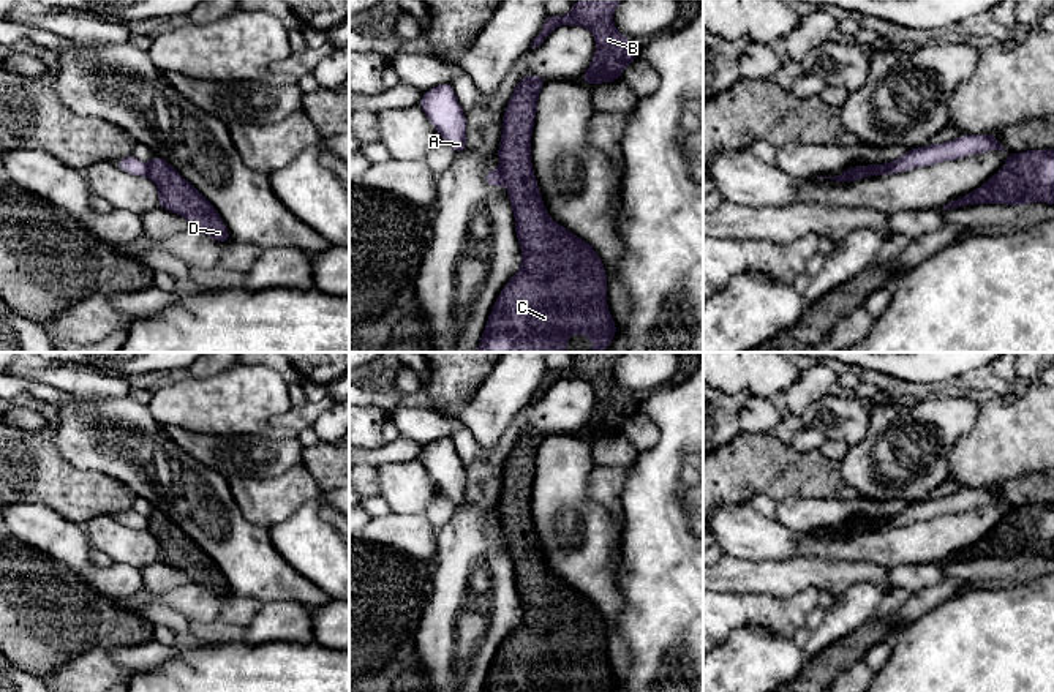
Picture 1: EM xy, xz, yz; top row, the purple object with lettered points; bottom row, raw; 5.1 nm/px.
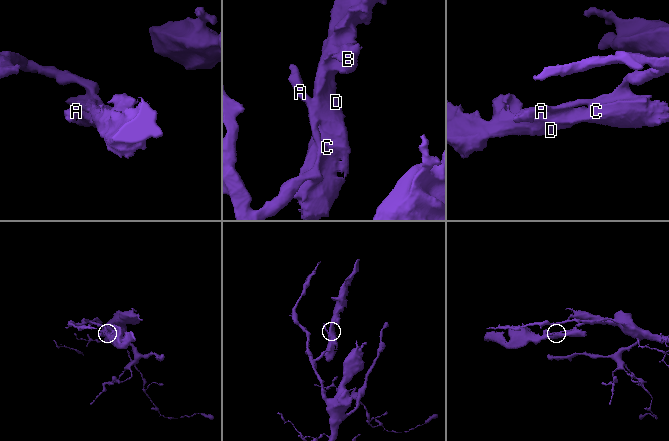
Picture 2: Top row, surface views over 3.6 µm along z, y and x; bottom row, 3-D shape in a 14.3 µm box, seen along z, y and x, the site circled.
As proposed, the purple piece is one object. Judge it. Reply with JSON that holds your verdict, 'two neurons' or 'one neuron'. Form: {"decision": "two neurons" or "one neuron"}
{"decision": "two neurons"}

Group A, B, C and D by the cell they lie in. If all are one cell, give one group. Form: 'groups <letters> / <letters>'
groups A / B C D

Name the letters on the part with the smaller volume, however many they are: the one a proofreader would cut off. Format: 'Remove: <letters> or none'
Remove: B, C, D

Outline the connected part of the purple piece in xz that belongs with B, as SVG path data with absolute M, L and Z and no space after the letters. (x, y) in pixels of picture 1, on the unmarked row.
M623 352L575 354L567 368L547 370L531 401L539 401L561 379L580 379L588 382L596 393L593 416L580 434L588 439L619 434L618 430L638 411L632 395L623 390L613 378L613 367L621 355Z

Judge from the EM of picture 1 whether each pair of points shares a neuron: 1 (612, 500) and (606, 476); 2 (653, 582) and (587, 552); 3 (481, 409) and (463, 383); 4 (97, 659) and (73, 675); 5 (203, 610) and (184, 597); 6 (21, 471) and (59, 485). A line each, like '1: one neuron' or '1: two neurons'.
1: one neuron
2: two neurons
3: two neurons
4: one neuron
5: one neuron
6: one neuron

